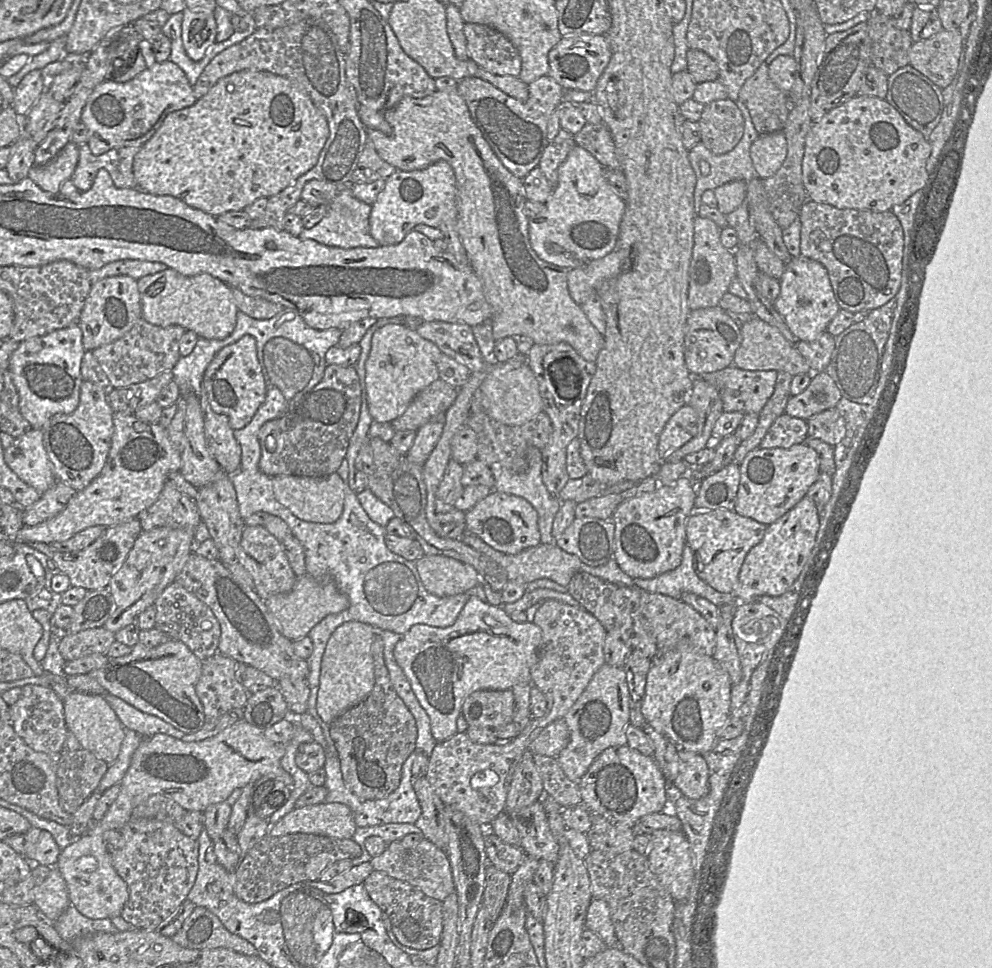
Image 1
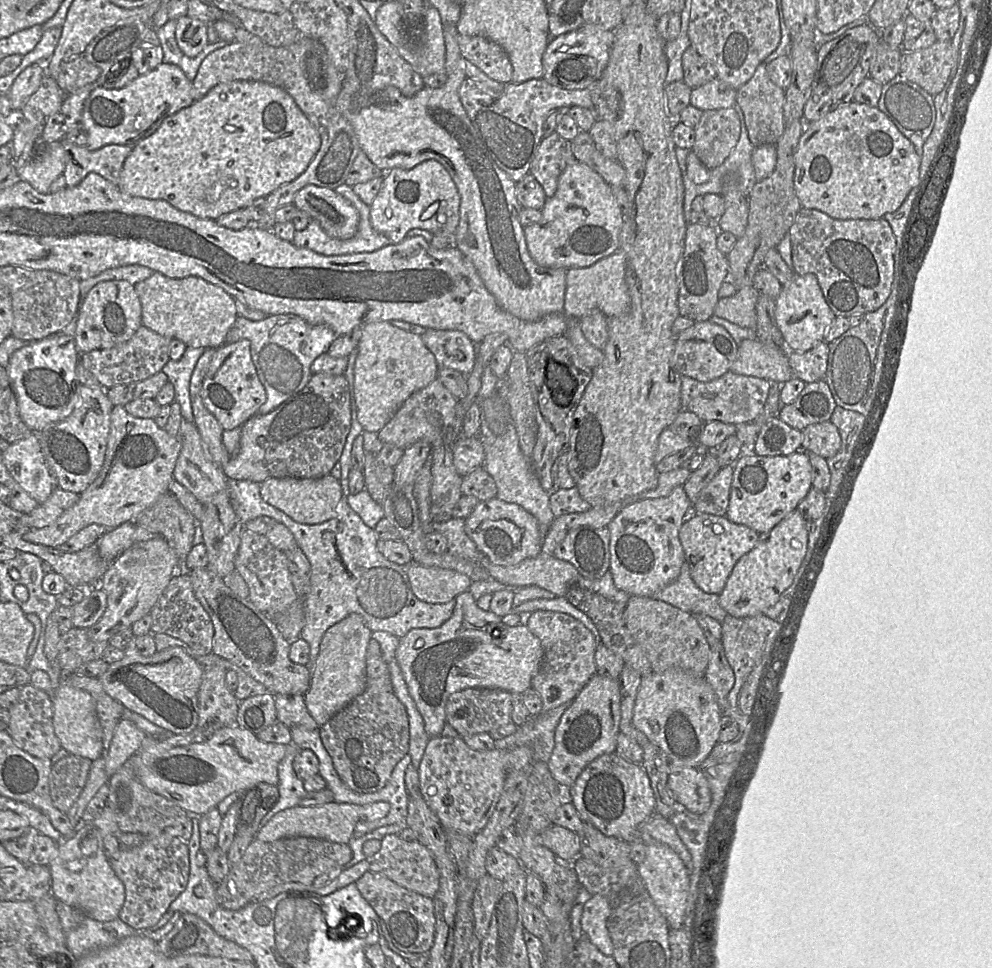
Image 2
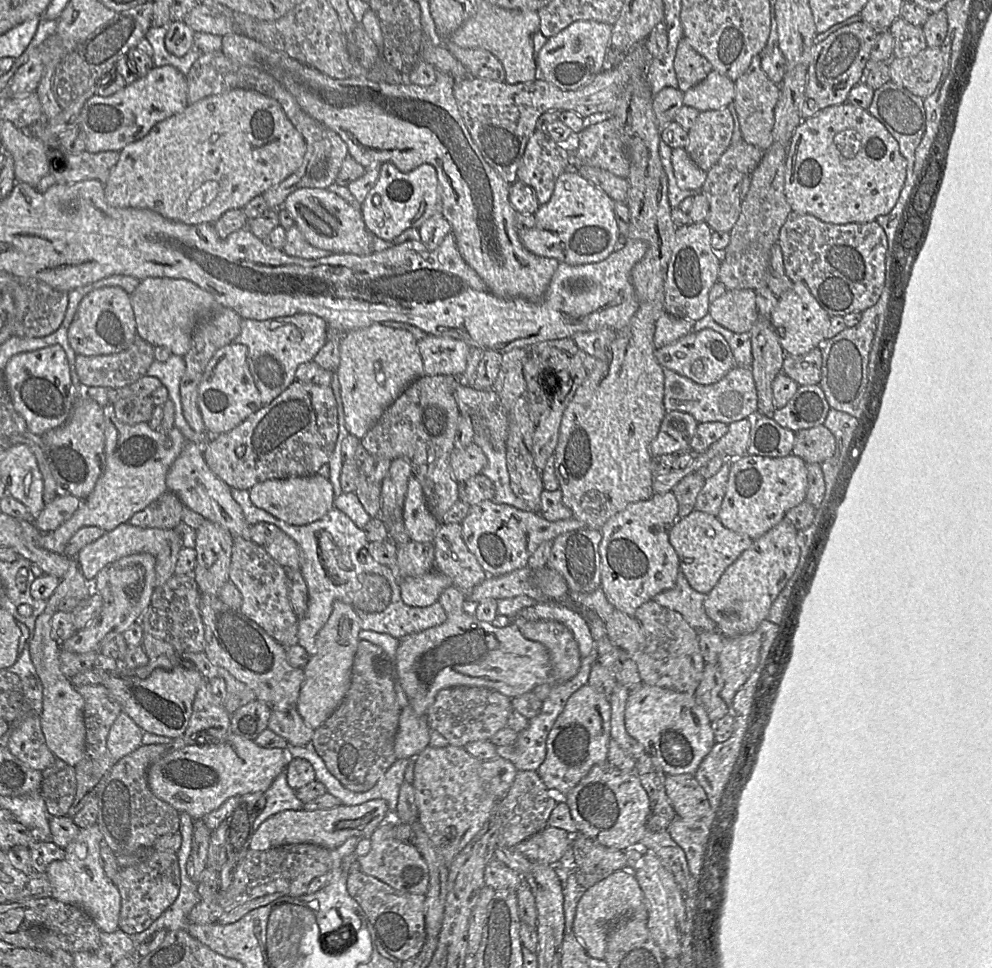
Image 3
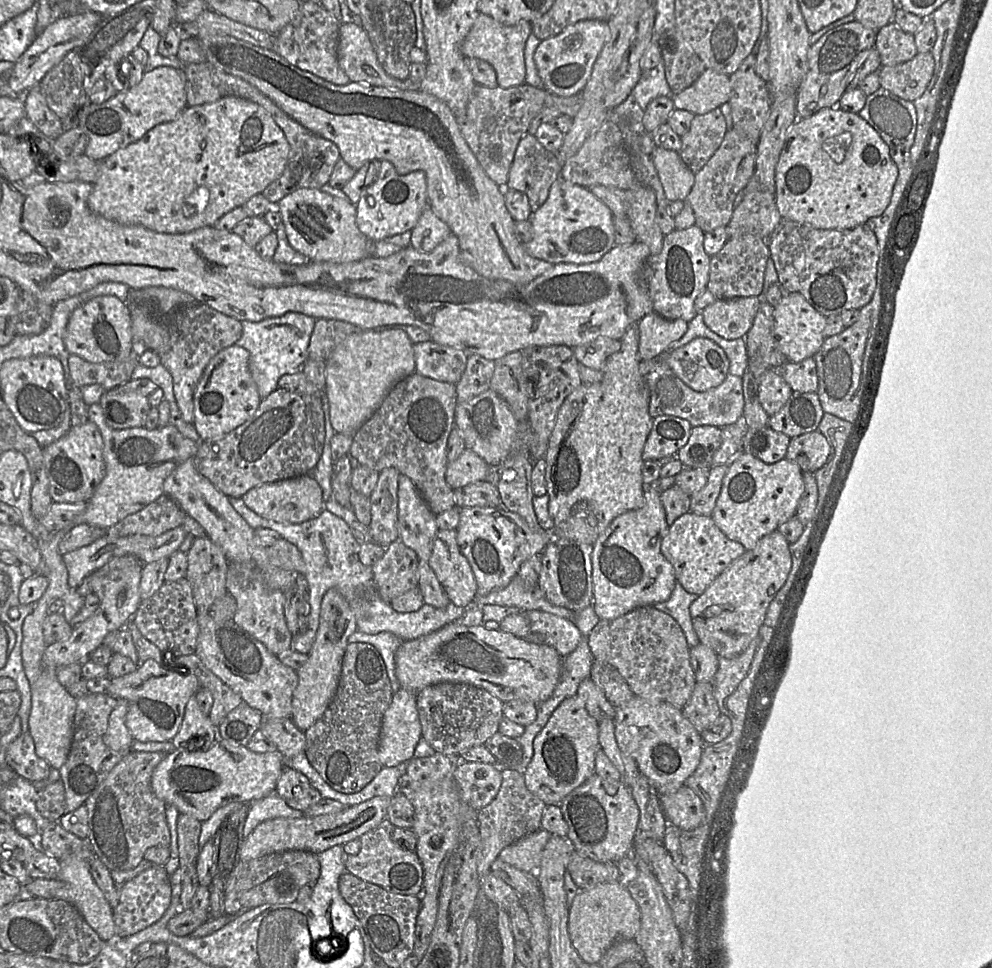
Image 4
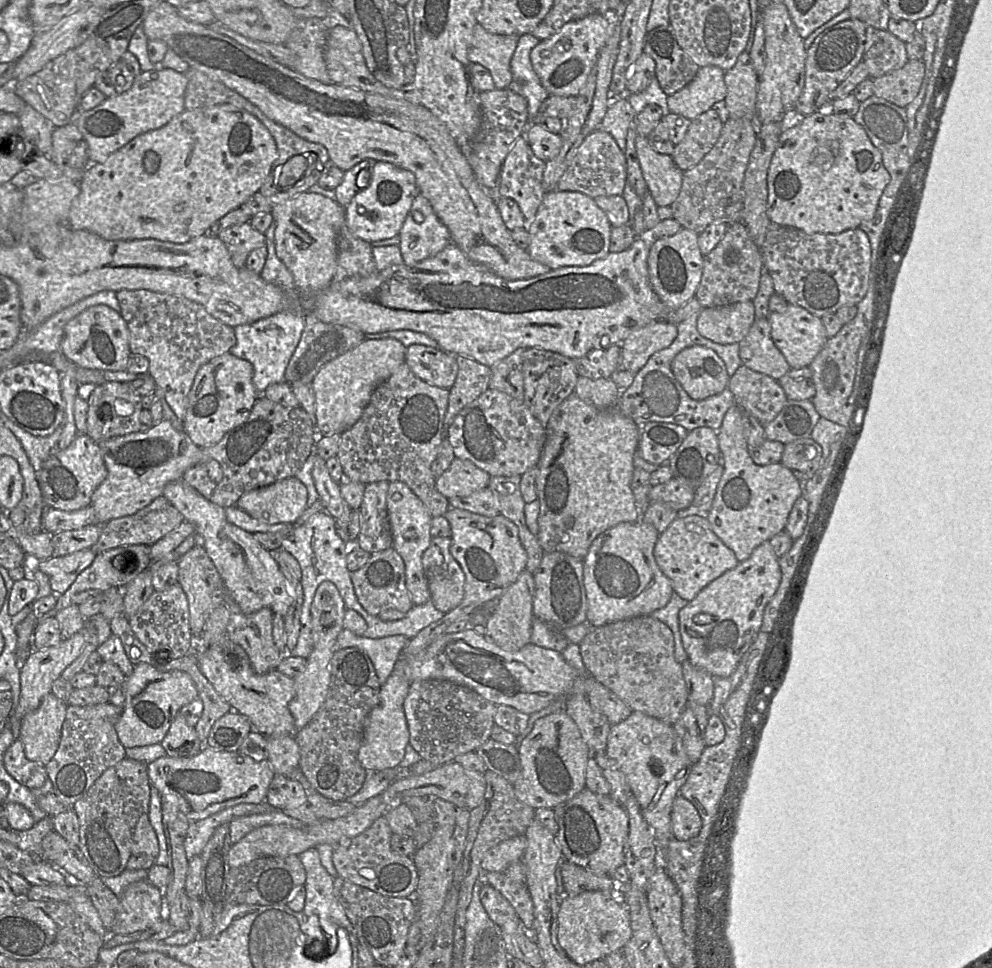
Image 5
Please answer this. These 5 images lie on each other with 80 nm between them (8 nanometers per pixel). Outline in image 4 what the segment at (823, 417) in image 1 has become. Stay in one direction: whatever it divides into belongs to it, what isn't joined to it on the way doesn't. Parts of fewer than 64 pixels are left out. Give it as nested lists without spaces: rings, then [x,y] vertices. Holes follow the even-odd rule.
[[[815,430],[791,438],[785,458],[797,463],[803,473],[815,473],[826,463],[829,453],[829,441]]]

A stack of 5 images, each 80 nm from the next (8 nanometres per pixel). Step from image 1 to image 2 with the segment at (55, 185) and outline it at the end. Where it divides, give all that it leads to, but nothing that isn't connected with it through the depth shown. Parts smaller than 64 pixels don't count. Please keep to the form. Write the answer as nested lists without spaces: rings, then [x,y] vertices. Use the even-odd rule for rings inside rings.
[[[61,142],[47,144],[42,153],[33,157],[19,170],[20,181],[28,182],[39,193],[50,193],[52,182],[63,174],[67,162],[68,153]]]

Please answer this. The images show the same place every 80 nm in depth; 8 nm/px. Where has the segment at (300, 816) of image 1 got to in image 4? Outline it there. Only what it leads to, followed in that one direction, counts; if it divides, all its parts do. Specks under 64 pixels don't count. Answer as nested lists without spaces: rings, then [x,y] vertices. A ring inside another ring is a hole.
[[[376,796],[358,805],[325,815],[307,816],[299,818],[274,818],[257,825],[240,844],[237,861],[248,861],[261,856],[291,850],[301,850],[318,854],[336,845],[360,838],[375,828],[386,818],[388,808],[392,802],[390,796]]]

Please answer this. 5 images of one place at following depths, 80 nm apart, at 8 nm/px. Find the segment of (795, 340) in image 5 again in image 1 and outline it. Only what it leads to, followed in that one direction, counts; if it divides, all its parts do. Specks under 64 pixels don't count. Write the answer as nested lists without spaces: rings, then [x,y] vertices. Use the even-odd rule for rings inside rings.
[[[797,256],[785,265],[780,279],[780,293],[774,307],[799,341],[814,341],[839,312],[840,307],[830,283],[827,269],[818,261]]]

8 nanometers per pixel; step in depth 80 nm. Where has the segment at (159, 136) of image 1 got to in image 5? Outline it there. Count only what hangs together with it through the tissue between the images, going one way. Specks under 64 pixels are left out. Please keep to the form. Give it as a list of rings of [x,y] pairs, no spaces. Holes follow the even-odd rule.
[[[229,104],[186,110],[165,126],[137,136],[105,161],[89,164],[67,223],[73,230],[86,230],[111,241],[157,239],[185,243],[208,233],[215,222],[259,192],[276,157],[272,135],[247,111]]]

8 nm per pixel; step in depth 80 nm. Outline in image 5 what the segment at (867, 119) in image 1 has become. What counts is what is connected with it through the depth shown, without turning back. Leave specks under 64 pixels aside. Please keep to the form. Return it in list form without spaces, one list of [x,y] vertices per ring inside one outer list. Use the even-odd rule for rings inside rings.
[[[829,106],[787,124],[779,138],[767,174],[767,216],[772,223],[798,228],[808,234],[839,234],[871,220],[890,182],[881,152],[852,117],[834,114]]]

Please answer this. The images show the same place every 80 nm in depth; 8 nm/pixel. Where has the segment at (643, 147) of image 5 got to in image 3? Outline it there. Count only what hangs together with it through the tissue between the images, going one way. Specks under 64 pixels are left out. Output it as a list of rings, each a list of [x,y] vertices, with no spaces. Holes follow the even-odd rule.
[[[684,148],[672,150],[671,163],[677,186],[682,190],[700,190],[707,171],[699,168]]]

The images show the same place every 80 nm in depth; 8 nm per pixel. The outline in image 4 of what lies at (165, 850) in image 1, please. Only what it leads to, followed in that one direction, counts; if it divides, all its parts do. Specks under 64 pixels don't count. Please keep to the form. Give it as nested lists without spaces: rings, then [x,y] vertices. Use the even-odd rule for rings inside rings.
[[[152,864],[135,878],[117,887],[119,902],[114,908],[115,933],[129,937],[159,921],[171,904],[172,886],[164,865]]]

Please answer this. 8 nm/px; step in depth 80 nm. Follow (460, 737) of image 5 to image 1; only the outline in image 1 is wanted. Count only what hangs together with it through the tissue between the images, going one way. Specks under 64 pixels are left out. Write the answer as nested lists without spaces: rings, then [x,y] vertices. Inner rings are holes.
[[[512,689],[478,690],[464,700],[461,716],[468,727],[496,729],[513,722],[514,709]]]

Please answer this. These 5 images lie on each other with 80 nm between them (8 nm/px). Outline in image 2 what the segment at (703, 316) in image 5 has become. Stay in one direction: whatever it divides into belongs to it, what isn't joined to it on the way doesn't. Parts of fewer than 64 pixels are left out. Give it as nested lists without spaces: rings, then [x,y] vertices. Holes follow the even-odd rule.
[[[753,286],[739,287],[734,295],[719,299],[714,315],[741,327],[755,329],[759,294]]]

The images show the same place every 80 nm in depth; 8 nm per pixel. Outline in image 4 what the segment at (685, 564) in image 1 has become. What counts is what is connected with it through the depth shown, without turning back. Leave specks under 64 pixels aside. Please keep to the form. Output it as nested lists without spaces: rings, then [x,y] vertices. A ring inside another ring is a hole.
[[[676,581],[670,597],[666,601],[654,605],[658,610],[669,614],[678,622],[685,633],[690,648],[699,644],[699,639],[694,630],[690,615],[690,605],[698,597],[696,594],[688,593],[683,586]]]

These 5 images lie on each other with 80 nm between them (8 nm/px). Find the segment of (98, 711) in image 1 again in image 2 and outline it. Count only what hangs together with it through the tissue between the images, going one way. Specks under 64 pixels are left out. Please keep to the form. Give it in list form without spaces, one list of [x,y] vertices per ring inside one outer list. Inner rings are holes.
[[[65,675],[52,693],[53,727],[62,750],[66,753],[96,760],[103,754],[102,729],[96,713],[93,697],[65,682]]]

